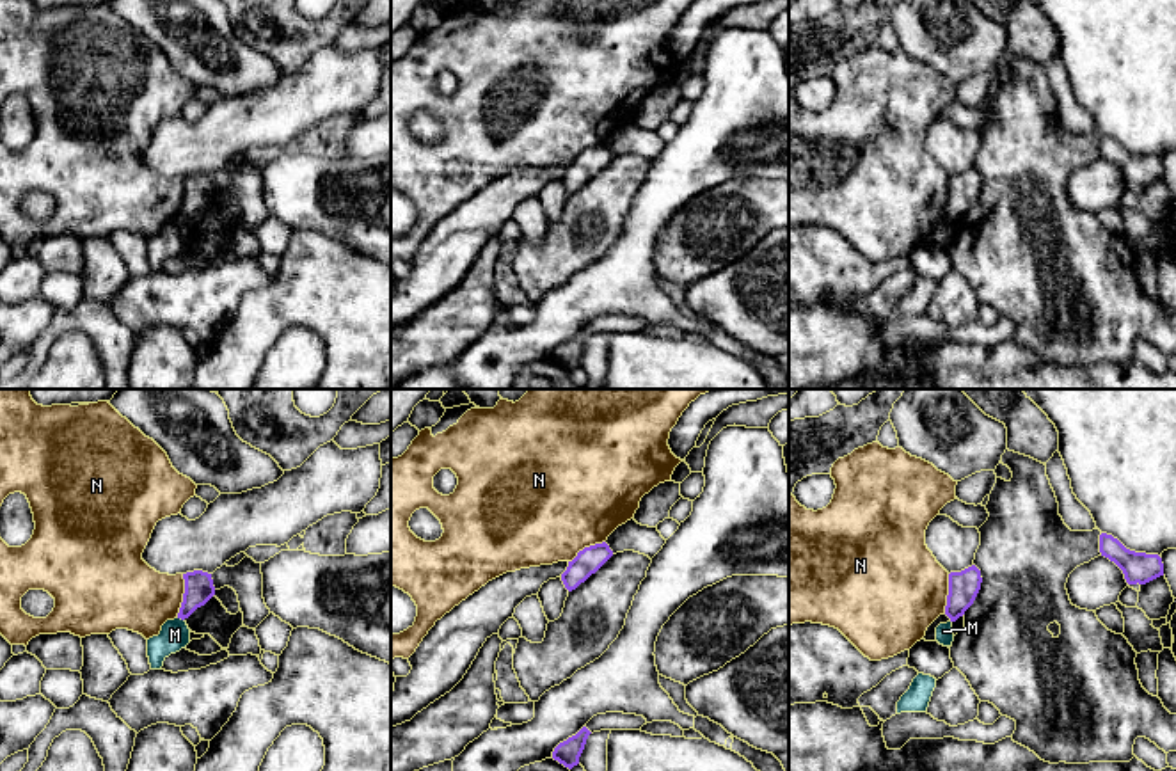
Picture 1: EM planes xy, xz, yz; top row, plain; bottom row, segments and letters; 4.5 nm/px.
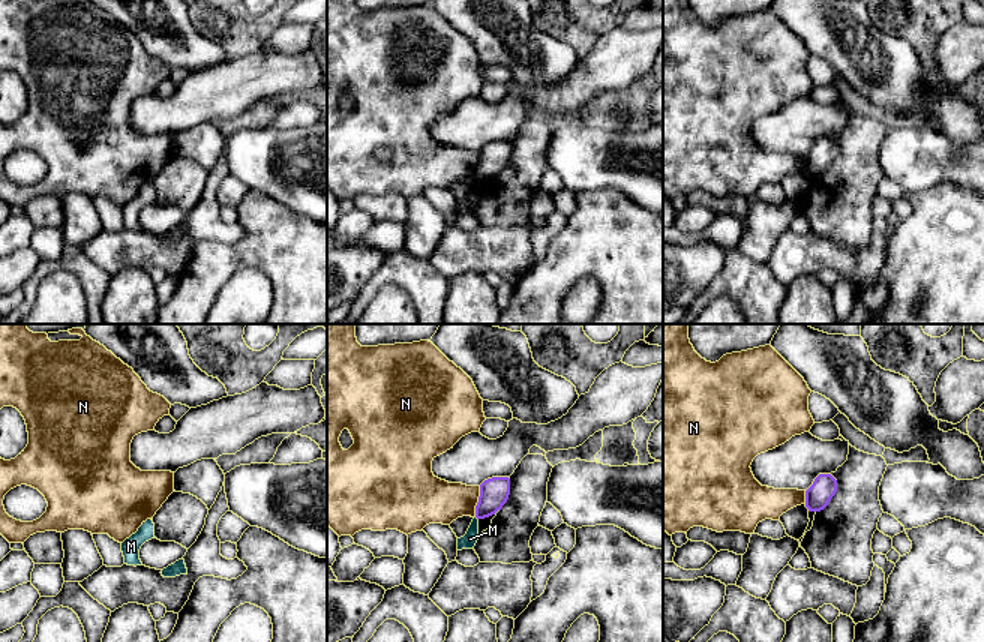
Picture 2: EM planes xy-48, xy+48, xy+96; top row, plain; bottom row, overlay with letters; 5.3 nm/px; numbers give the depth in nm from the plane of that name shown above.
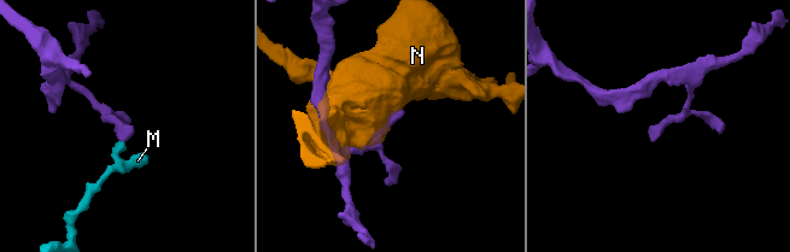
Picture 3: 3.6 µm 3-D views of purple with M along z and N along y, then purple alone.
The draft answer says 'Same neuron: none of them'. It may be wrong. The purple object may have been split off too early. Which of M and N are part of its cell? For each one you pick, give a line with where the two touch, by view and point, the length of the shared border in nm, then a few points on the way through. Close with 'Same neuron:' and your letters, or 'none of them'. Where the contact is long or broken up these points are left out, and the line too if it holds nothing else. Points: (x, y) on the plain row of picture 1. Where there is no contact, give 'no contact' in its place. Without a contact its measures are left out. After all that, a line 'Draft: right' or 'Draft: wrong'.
Same neuron: none of them
Draft: right

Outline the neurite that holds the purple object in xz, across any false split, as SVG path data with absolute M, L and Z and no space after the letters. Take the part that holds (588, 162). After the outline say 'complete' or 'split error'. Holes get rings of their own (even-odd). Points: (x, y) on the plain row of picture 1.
M606 144L584 149L577 158L568 163L567 172L561 176L561 183L568 194L576 192L592 176L595 176L609 160L613 153Z | complete

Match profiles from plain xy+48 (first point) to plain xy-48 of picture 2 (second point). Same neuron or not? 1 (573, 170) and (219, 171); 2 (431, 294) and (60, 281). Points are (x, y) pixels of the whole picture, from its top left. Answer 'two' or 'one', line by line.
1: two
2: two

